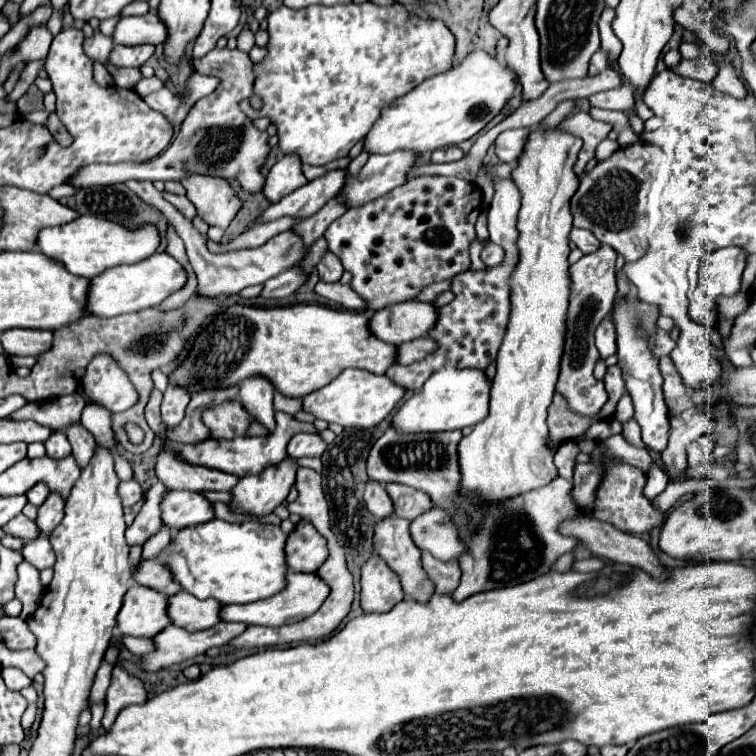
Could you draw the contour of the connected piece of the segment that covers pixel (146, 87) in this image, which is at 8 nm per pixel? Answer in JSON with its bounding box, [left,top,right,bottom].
[135,77,163,97]

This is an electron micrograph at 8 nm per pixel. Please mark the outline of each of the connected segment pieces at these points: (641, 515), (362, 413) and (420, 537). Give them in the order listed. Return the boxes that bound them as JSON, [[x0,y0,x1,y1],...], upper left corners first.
[[595,463,663,535],[301,369,403,427],[411,507,465,561]]

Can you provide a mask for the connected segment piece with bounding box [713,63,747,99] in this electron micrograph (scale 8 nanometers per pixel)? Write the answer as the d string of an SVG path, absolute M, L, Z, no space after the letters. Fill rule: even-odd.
M719 63L719 75L713 81L713 87L717 91L721 91L721 93L727 93L727 95L735 97L735 99L743 99L747 95L745 85L739 81L739 77L733 71L733 67L727 65L727 63Z

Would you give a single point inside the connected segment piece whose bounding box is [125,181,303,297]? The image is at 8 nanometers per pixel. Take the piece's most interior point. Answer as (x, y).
(228, 273)

